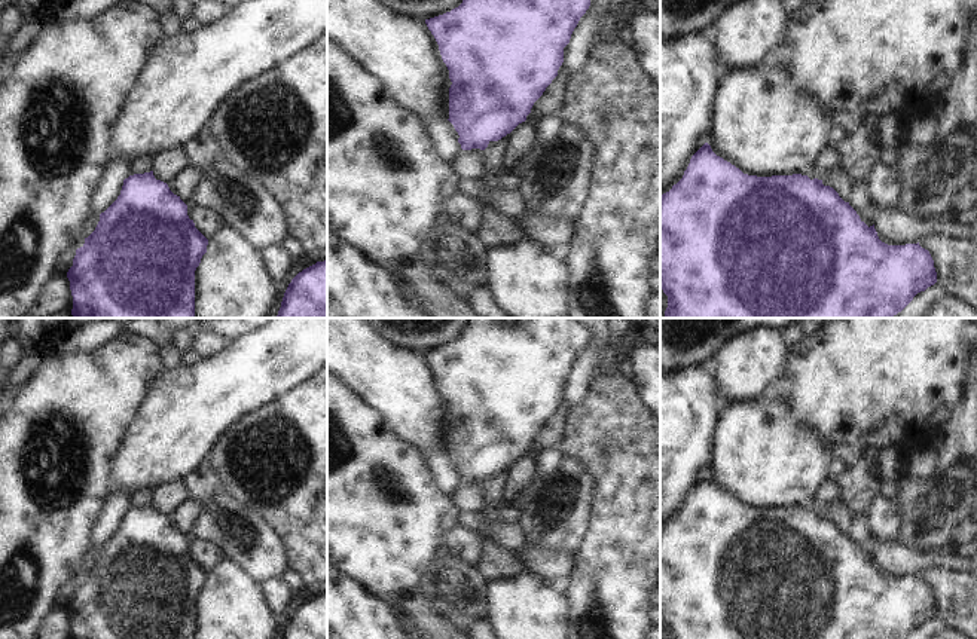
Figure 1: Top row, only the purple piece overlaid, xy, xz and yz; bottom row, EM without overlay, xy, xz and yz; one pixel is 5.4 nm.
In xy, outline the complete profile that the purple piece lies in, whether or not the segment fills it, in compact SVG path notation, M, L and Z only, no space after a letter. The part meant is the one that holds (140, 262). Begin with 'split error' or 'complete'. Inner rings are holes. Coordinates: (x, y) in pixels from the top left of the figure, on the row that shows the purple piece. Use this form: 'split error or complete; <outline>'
complete; M153 171L123 180L117 199L100 214L95 230L76 250L67 272L73 296L73 318L195 318L195 270L207 253L208 239L187 215L187 205Z

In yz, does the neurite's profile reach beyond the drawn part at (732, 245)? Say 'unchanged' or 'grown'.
unchanged

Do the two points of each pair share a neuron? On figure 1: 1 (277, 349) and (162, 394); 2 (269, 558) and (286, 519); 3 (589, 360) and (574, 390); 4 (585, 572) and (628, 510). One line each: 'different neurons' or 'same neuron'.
1: same neuron
2: different neurons
3: same neuron
4: same neuron

